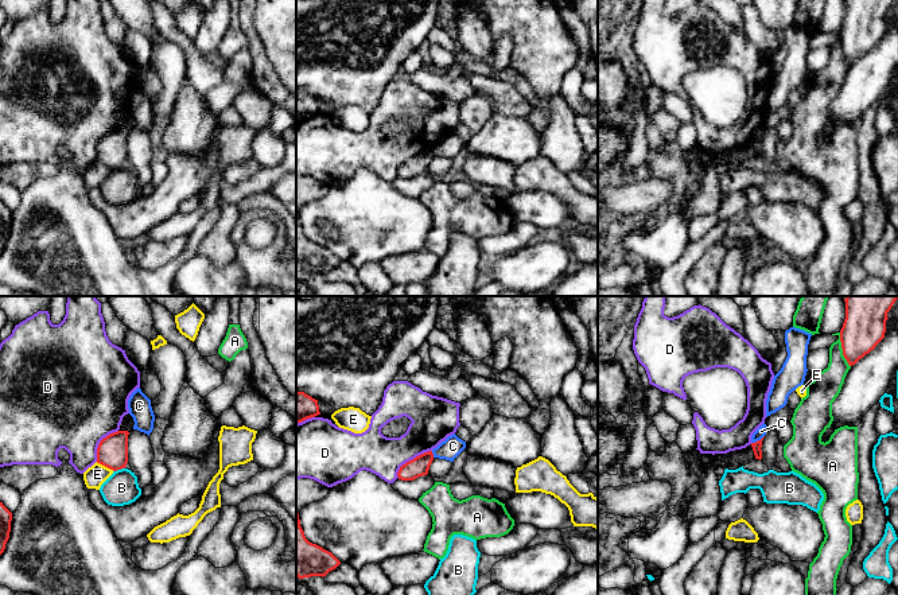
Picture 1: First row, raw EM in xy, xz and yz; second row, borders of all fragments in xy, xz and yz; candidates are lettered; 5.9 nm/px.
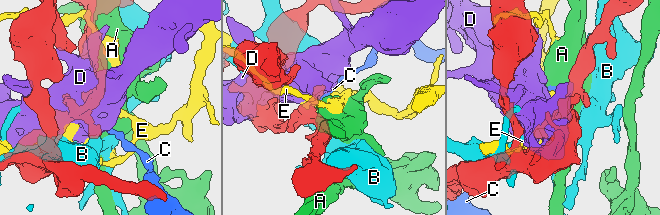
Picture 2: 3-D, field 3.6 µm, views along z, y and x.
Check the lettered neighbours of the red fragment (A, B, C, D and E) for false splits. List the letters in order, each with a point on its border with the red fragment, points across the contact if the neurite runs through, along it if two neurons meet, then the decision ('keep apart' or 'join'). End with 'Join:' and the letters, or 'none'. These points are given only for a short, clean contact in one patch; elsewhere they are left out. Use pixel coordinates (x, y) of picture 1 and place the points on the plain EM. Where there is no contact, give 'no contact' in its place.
A: yz (843, 49) | keep apart
B: xy (119, 167) | keep apart
C: yz (758, 139) | keep apart
D: xz (412, 158) | keep apart
E: xy (105, 164) | keep apart
Join: none

